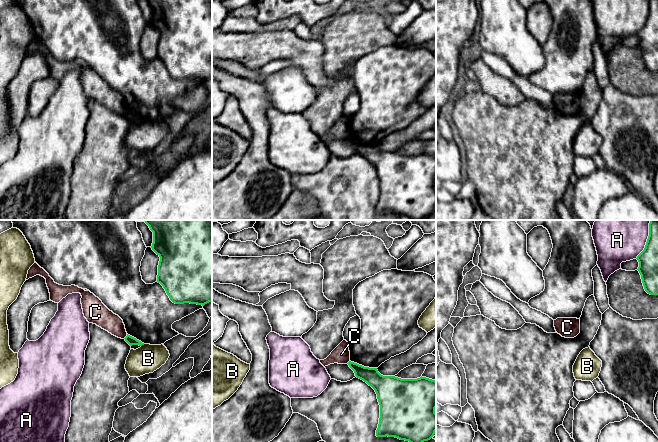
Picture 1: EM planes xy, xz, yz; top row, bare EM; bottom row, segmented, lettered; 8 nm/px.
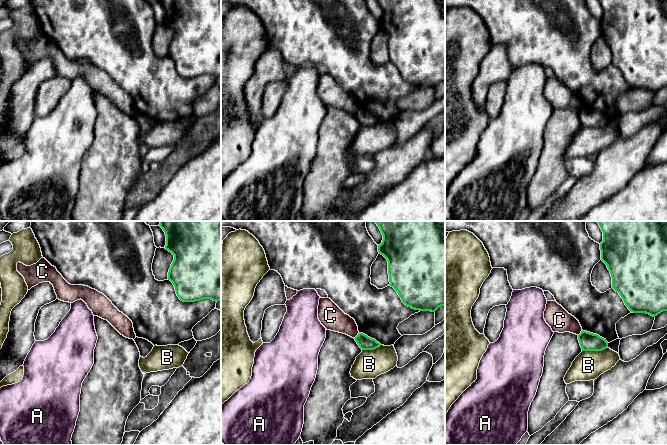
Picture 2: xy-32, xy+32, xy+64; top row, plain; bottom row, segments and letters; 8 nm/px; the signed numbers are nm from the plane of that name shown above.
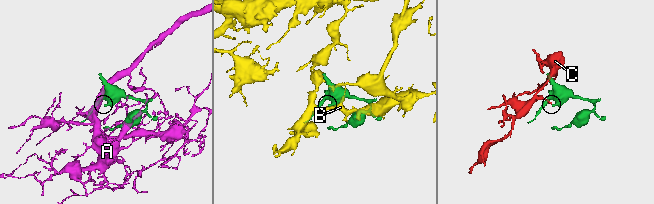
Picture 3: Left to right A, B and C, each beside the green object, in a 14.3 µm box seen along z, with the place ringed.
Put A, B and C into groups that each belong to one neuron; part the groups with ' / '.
A / B / C

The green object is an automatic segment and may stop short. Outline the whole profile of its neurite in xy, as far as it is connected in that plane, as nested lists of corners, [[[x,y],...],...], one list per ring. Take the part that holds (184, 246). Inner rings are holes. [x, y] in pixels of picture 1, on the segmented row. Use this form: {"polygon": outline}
{"polygon": [[[145,220],[153,232],[152,250],[160,257],[157,282],[175,304],[212,302],[212,220]]]}

